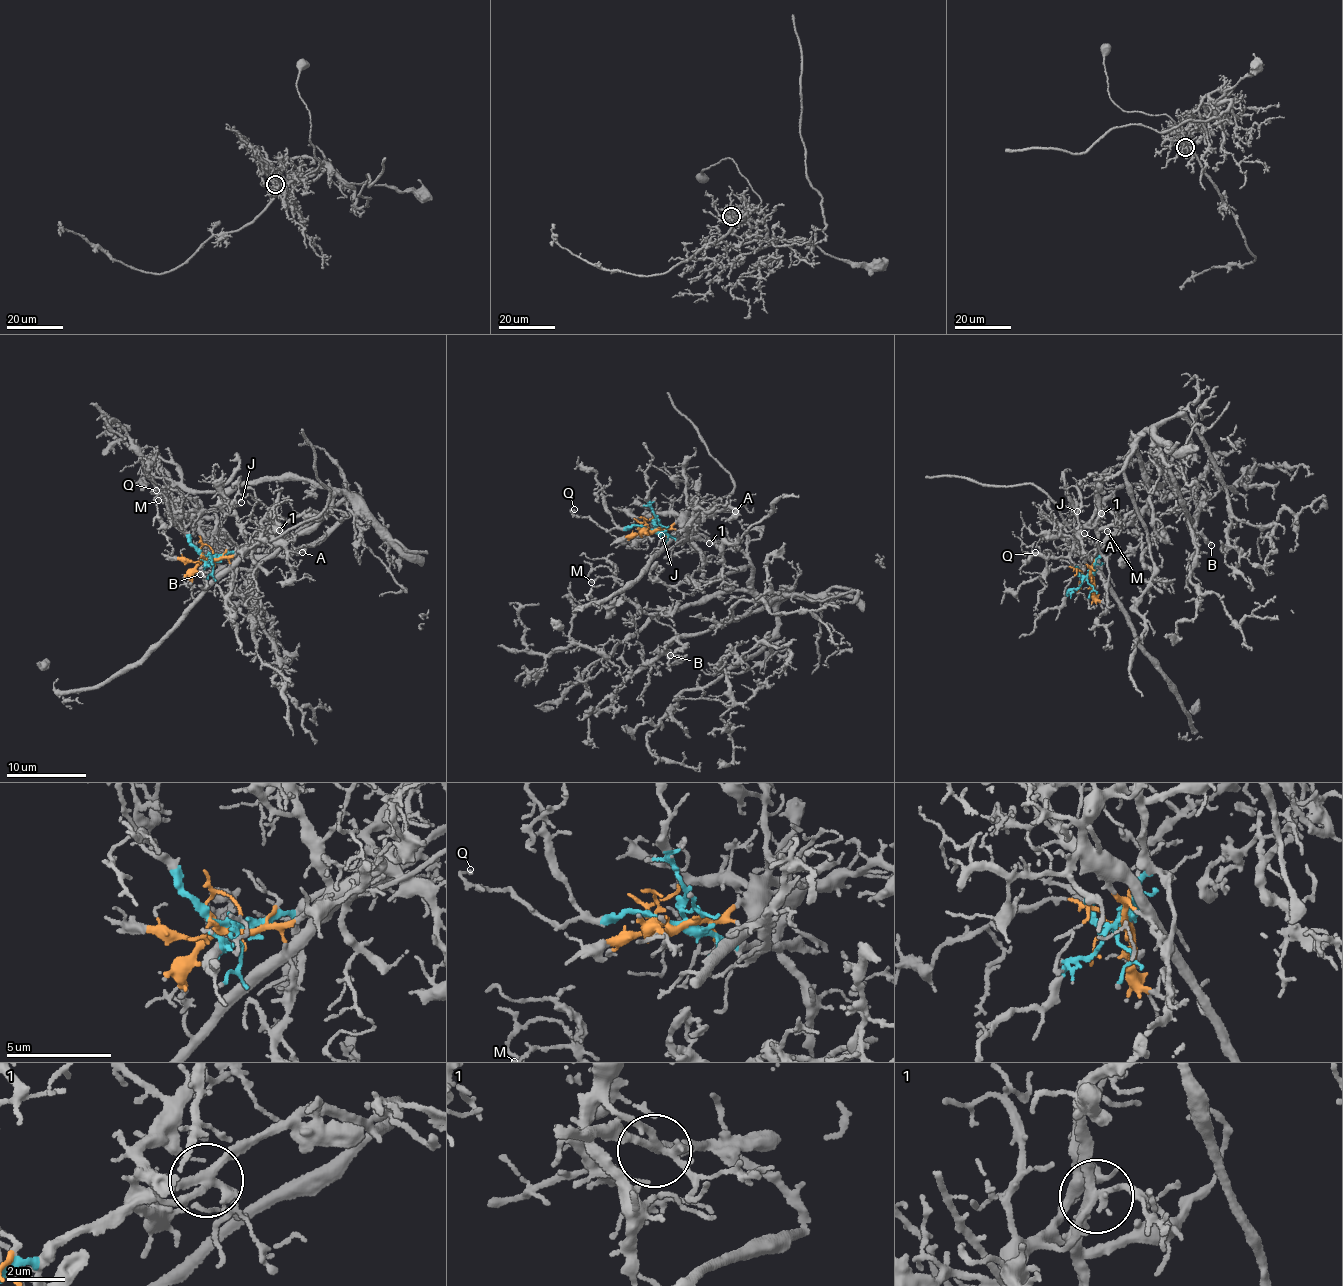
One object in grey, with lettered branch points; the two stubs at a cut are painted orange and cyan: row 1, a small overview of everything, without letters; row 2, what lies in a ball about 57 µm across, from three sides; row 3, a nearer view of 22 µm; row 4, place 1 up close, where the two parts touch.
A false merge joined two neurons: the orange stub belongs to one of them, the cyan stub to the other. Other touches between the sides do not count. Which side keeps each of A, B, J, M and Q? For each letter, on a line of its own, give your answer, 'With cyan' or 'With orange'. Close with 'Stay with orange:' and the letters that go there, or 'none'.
A: With orange
B: With cyan
J: With orange
M: With cyan
Q: With cyan
Stay with orange: A, J

